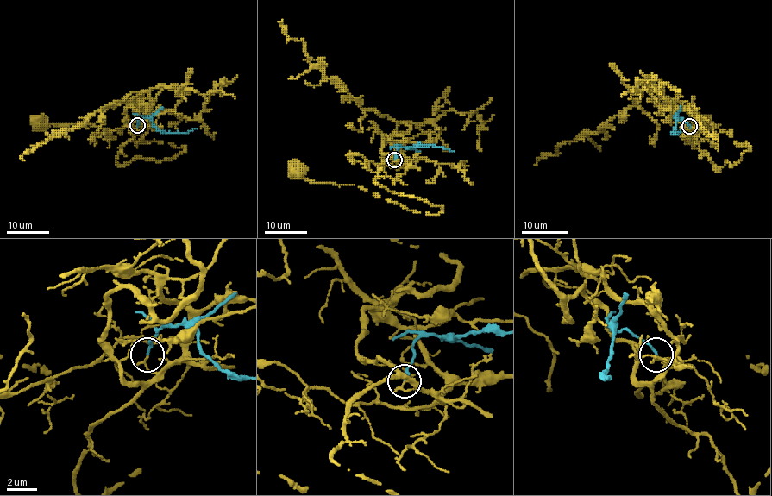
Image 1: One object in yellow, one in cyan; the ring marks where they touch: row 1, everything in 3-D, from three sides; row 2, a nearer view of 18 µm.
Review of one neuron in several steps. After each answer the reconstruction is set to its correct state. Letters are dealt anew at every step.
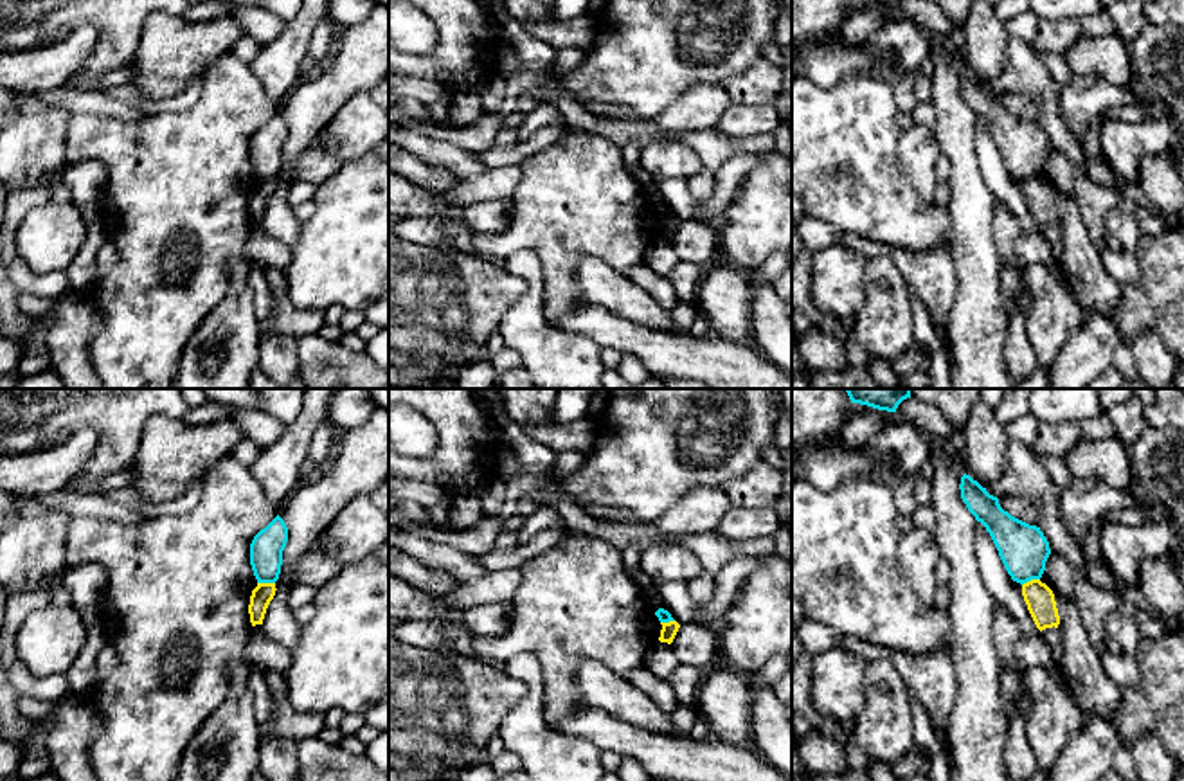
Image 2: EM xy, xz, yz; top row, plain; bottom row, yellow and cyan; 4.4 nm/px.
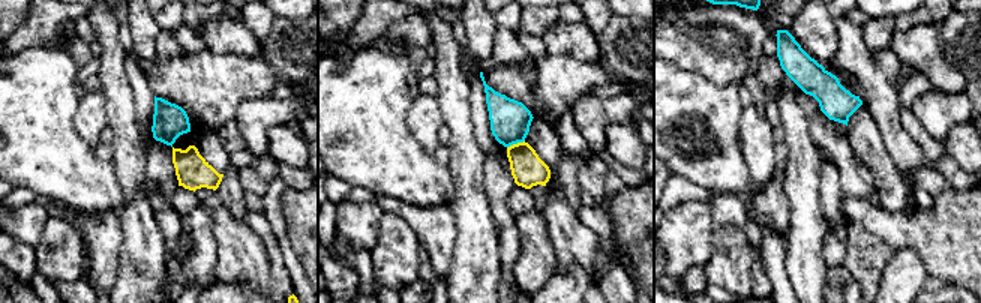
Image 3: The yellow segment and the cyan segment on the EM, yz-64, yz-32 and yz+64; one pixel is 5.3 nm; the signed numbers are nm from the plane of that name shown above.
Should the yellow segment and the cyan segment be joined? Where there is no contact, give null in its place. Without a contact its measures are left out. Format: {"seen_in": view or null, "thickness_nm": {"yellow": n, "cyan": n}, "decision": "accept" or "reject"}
{"seen_in": "xy", "thickness_nm": {"yellow": 90, "cyan": 150}, "decision": "reject"}

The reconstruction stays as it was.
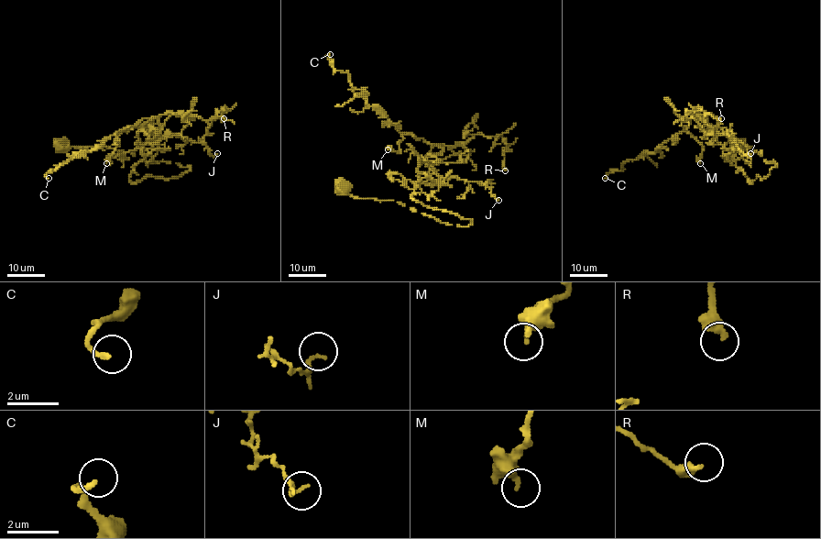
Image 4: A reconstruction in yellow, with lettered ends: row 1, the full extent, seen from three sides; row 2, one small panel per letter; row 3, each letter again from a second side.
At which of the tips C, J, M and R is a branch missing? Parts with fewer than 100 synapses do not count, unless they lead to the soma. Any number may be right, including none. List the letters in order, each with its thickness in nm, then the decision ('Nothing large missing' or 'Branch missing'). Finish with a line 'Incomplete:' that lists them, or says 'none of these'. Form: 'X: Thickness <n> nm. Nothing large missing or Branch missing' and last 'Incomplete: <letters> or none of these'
C: Thickness 180 nm. Nothing large missing
J: Thickness 110 nm. Nothing large missing
M: Thickness 320 nm. Nothing large missing
R: Thickness 360 nm. Nothing large missing
Incomplete: none of these

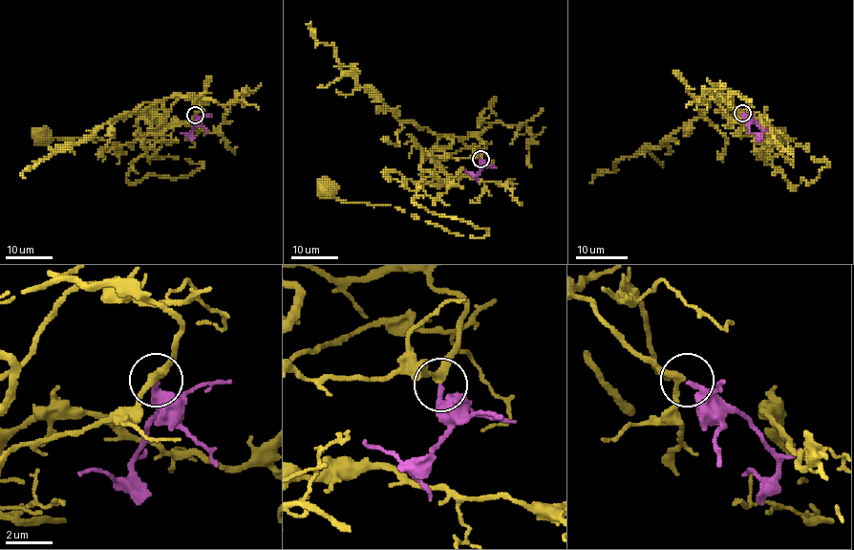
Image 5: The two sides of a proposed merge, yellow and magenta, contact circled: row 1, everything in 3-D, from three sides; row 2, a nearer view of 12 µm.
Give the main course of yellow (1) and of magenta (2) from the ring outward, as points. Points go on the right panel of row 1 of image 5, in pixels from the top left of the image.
1: (741, 113), (715, 95), (793, 190), (829, 166), (794, 138), (773, 142), (775, 137)
2: (743, 113), (762, 134), (755, 134)

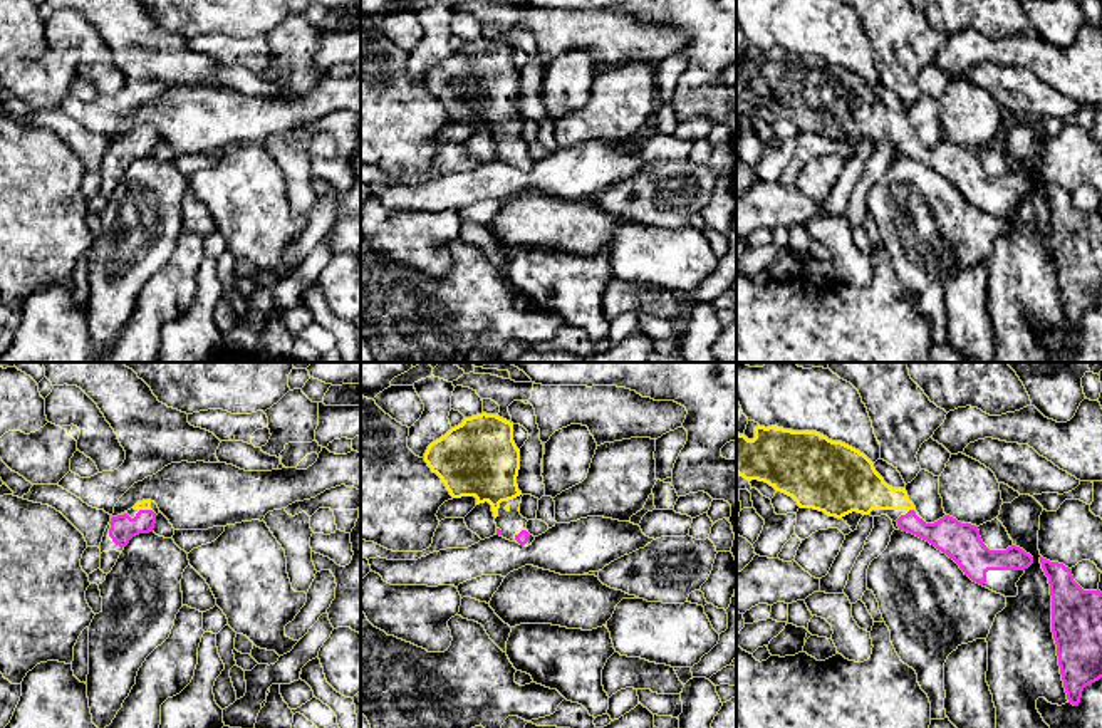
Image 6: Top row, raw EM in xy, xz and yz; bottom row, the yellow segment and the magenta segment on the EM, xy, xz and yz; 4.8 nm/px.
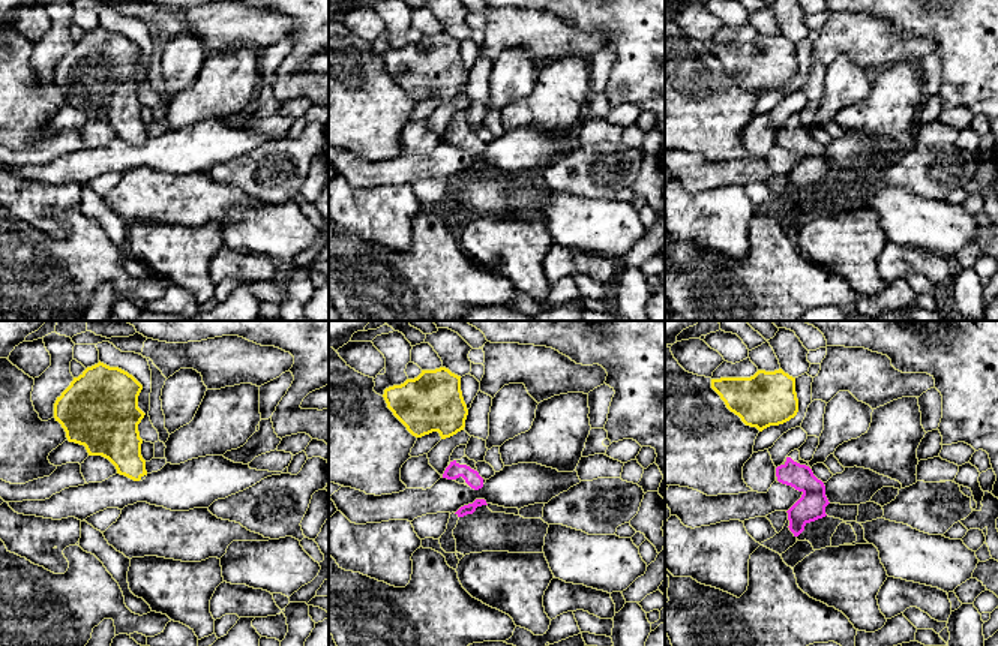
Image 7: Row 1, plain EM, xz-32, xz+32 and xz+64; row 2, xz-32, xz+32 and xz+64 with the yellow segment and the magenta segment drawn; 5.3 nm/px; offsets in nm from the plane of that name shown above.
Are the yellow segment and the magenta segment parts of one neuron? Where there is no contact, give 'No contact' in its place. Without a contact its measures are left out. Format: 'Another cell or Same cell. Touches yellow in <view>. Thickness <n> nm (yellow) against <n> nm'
Same cell. Touches yellow in yz. Thickness 220 nm (yellow) against 170 nm

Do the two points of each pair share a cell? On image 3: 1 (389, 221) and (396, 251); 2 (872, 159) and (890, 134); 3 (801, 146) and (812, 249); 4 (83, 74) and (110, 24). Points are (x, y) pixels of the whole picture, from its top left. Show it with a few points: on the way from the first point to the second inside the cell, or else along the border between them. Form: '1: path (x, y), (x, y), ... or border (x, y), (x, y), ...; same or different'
1: path (393, 228), (396, 243); same
2: border (867, 111), (900, 174); different
3: path (803, 171), (806, 224); same
4: border (98, 57), (99, 74); different

